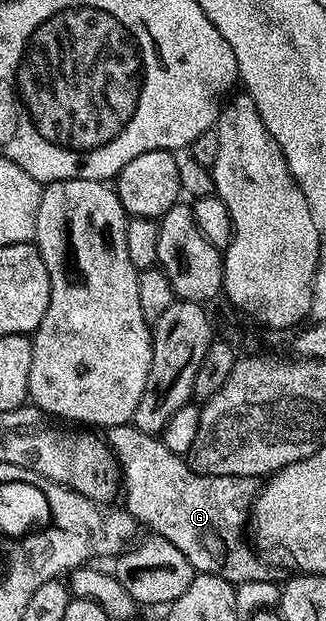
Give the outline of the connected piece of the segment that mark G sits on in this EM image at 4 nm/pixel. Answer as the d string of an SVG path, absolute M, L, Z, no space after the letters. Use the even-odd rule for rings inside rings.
M134 423L112 425L106 430L105 441L110 446L115 460L119 462L121 474L122 504L140 526L148 525L150 532L164 537L195 569L196 574L208 573L231 582L236 587L247 585L250 581L267 581L271 569L262 565L251 554L243 529L248 528L251 502L255 500L261 485L254 477L207 477L192 469L180 454L169 451L158 437L141 431Z

